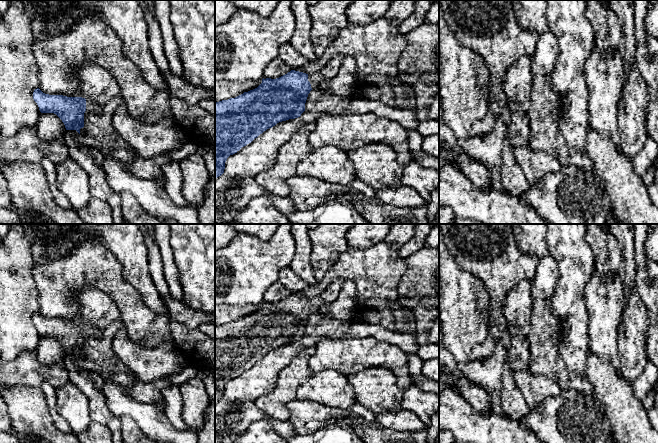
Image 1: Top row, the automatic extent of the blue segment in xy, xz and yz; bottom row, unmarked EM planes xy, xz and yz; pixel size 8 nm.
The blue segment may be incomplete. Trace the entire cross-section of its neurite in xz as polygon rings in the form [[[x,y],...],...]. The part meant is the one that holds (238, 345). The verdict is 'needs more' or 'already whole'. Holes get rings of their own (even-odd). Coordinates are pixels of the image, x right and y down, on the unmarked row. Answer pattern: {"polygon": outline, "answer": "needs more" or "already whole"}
{"polygon": [[[338,278],[332,281],[321,294],[312,298],[291,294],[276,303],[263,302],[257,312],[235,322],[215,326],[215,402],[224,397],[225,386],[230,379],[237,377],[277,347],[300,341],[305,335],[310,315],[318,313],[322,306],[334,302],[345,280]]], "answer": "needs more"}

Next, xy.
{"polygon": [[[39,312],[34,314],[33,323],[41,337],[54,337],[62,344],[66,354],[76,354],[81,359],[79,365],[84,370],[95,372],[103,380],[111,380],[124,387],[134,385],[136,375],[116,357],[112,349],[113,337],[120,328],[118,323],[101,330],[82,321],[45,318]]], "answer": "needs more"}

